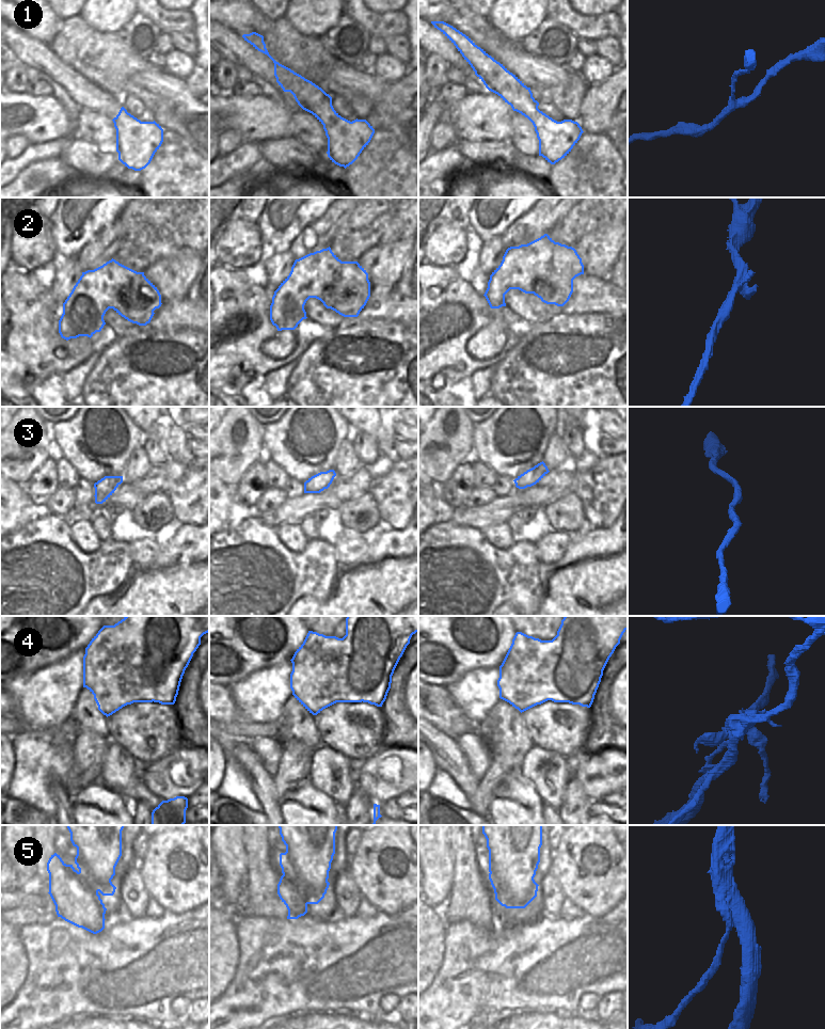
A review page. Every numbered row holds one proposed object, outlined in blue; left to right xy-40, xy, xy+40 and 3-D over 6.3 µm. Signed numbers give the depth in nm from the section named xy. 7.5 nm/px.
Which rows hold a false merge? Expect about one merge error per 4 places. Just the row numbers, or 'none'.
4

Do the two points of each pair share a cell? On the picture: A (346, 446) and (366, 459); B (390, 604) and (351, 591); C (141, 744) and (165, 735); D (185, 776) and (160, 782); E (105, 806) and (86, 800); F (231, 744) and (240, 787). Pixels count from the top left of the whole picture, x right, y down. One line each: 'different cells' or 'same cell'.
A: different cells
B: same cell
C: same cell
D: same cell
E: same cell
F: different cells

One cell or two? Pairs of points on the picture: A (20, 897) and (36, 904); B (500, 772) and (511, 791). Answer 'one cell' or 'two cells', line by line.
A: one cell
B: two cells

